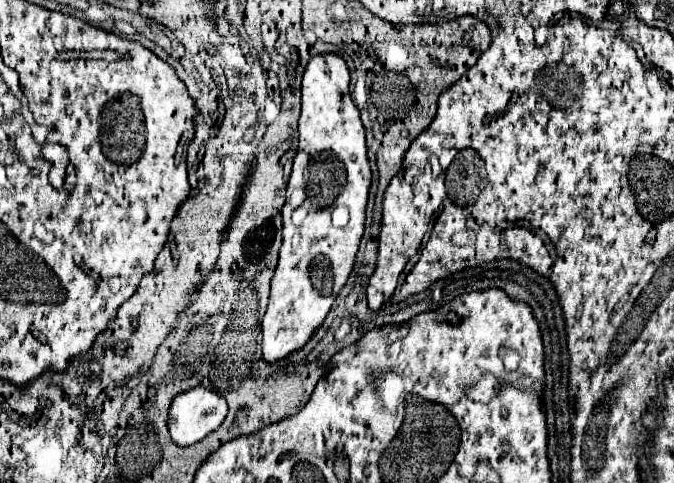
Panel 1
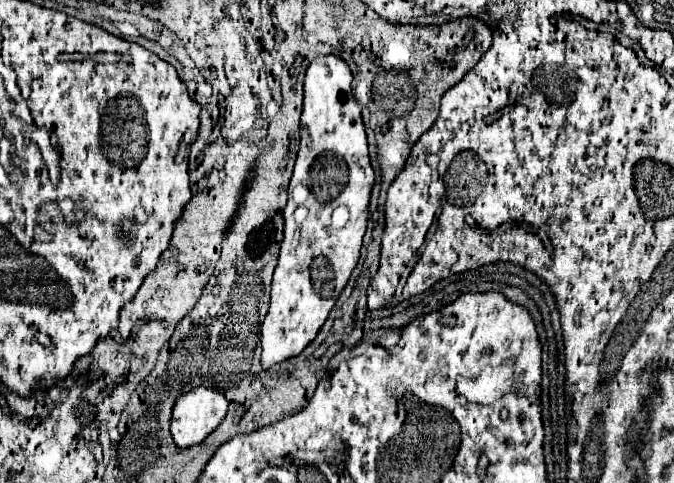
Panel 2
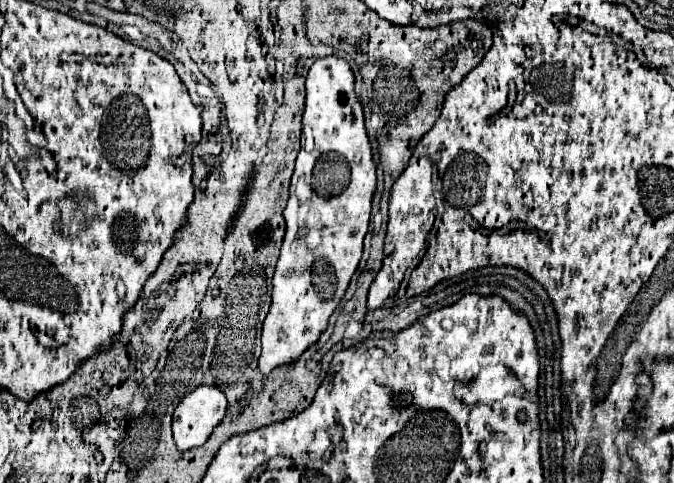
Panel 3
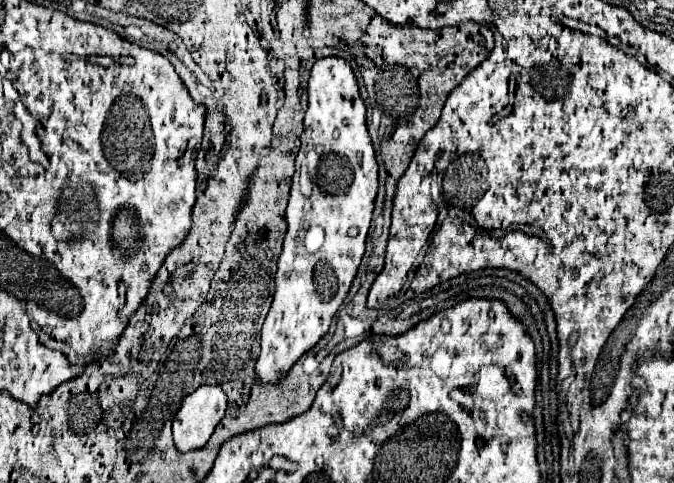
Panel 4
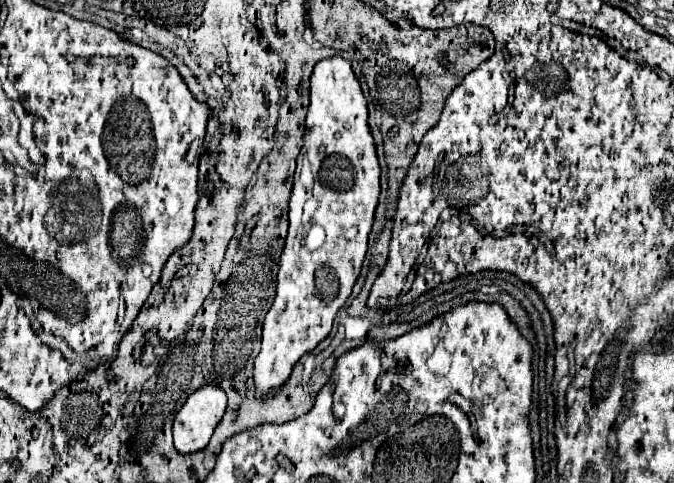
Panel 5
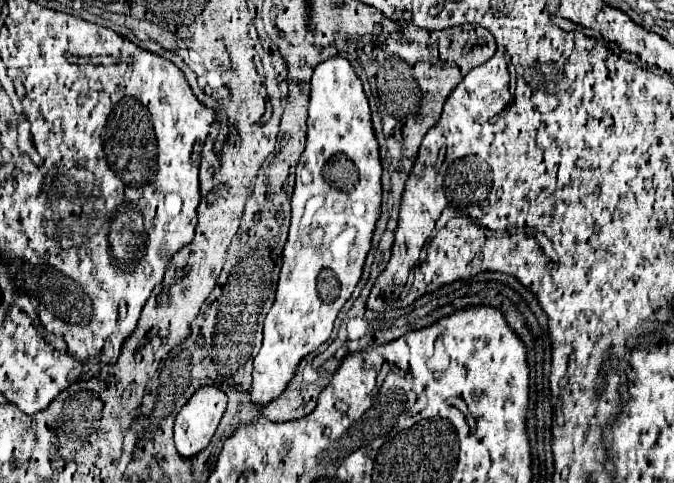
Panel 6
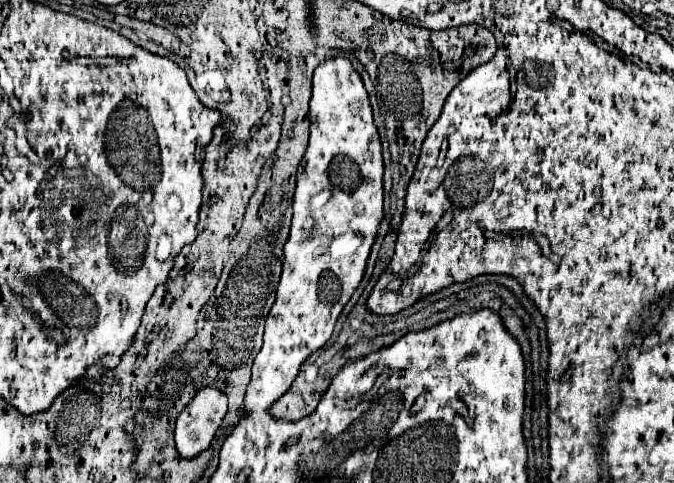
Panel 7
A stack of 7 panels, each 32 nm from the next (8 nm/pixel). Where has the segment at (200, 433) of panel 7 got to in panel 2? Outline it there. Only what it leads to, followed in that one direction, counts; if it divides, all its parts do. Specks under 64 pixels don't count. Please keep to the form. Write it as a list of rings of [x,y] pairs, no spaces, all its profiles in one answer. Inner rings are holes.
[[[198,386],[180,396],[172,410],[172,438],[178,448],[198,446],[224,420],[228,400],[222,392]]]

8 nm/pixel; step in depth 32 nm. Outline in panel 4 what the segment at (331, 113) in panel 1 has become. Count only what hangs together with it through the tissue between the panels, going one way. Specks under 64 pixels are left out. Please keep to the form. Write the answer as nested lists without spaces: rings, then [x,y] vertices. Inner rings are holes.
[[[322,58],[312,66],[308,82],[308,110],[304,118],[302,148],[296,156],[296,174],[292,178],[292,192],[286,208],[288,232],[284,238],[282,254],[278,258],[274,302],[262,326],[262,352],[256,360],[258,382],[278,382],[278,374],[290,370],[298,362],[298,358],[314,348],[318,340],[328,332],[332,316],[346,300],[366,252],[366,236],[372,222],[376,194],[378,162],[366,128],[366,104],[360,98],[356,76],[344,58]],[[312,226],[320,226],[324,230],[324,242],[316,248],[312,248],[306,238]]]

